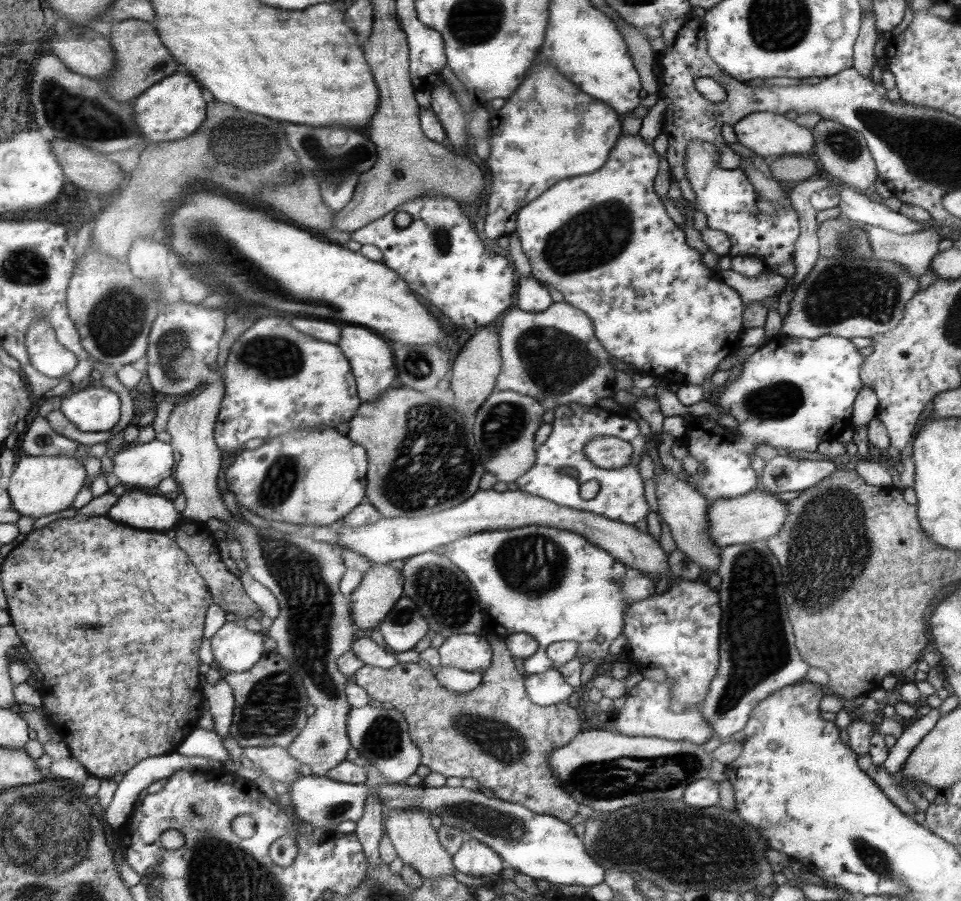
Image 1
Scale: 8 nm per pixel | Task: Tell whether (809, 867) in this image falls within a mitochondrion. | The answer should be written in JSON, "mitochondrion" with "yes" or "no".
{"mitochondrion":"no"}

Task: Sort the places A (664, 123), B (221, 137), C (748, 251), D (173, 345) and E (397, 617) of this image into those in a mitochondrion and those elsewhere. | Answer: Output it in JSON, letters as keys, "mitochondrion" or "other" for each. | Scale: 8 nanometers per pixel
{"A":"other","B":"mitochondrion","C":"other","D":"mitochondrion","E":"mitochondrion"}

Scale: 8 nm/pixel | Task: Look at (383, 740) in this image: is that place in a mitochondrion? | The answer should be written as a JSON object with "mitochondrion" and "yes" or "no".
{"mitochondrion":"yes"}

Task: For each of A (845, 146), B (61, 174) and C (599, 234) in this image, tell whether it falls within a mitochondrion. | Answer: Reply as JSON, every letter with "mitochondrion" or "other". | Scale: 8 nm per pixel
{"A":"mitochondrion","B":"other","C":"mitochondrion"}

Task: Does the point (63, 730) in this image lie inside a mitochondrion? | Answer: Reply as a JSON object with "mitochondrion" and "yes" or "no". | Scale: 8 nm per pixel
{"mitochondrion":"no"}

